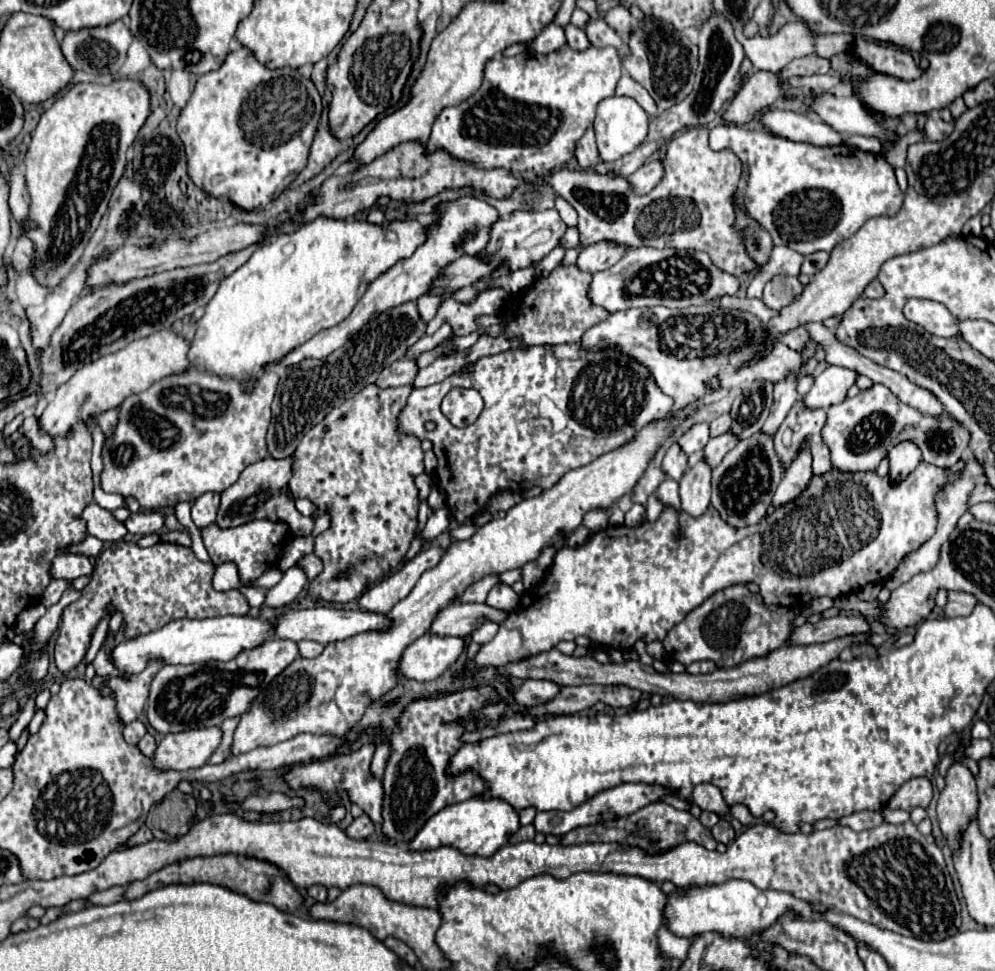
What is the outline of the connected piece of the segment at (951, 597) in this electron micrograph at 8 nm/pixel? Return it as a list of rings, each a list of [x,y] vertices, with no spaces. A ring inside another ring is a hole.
[[[948,593],[948,605],[944,611],[948,617],[966,617],[976,605],[978,601],[970,593]]]

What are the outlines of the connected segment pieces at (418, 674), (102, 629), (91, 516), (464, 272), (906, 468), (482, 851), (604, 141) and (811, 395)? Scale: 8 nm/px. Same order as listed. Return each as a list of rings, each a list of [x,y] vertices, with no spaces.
[[[422,635],[402,653],[396,673],[414,681],[432,681],[440,677],[462,653],[464,639]]]
[[[108,606],[108,615],[102,619],[100,625],[96,628],[96,631],[92,638],[92,643],[90,645],[90,649],[87,651],[87,655],[85,657],[86,665],[92,663],[98,653],[100,647],[102,646],[109,626],[109,621],[111,616],[114,614],[114,609],[112,606]]]
[[[94,501],[82,511],[80,519],[86,523],[86,533],[100,541],[120,541],[128,533],[124,525],[116,521],[110,511],[102,509]]]
[[[460,257],[454,263],[450,263],[440,277],[432,281],[430,295],[442,295],[446,291],[456,291],[460,287],[468,287],[476,283],[478,279],[486,277],[492,271],[492,265],[480,261],[480,257]]]
[[[904,441],[888,451],[888,461],[890,461],[890,481],[896,485],[918,467],[920,449],[916,449],[916,445],[912,445],[910,441]]]
[[[468,799],[456,805],[448,805],[436,815],[432,815],[424,827],[416,833],[416,837],[410,841],[412,851],[426,851],[426,849],[438,849],[442,845],[456,847],[464,855],[482,855],[490,857],[500,847],[508,843],[508,837],[516,833],[520,827],[516,811],[506,801],[476,801]]]
[[[610,97],[598,105],[596,119],[596,145],[600,151],[602,161],[616,161],[628,153],[632,153],[648,135],[648,115],[646,111],[630,97]]]
[[[830,365],[822,375],[814,379],[812,389],[802,397],[806,409],[828,409],[846,397],[846,391],[854,385],[856,373],[844,367]]]

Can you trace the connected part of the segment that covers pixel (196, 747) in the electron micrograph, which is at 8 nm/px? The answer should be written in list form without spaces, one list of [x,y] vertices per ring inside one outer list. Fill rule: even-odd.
[[[190,729],[184,733],[168,733],[160,745],[154,751],[152,757],[152,765],[158,771],[186,771],[186,769],[196,769],[200,765],[204,765],[210,755],[214,753],[214,749],[220,745],[220,729]]]

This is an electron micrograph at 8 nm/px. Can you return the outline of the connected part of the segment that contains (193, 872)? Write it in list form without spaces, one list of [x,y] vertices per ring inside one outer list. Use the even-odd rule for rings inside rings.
[[[218,855],[218,857],[194,857],[194,859],[186,859],[174,865],[168,865],[156,873],[152,873],[150,877],[142,879],[142,881],[134,881],[126,887],[124,891],[124,899],[132,901],[138,899],[142,895],[146,895],[148,891],[154,891],[158,887],[166,887],[172,883],[212,883],[212,885],[220,885],[226,887],[234,893],[246,895],[248,899],[256,901],[256,903],[270,903],[274,907],[278,907],[284,913],[296,913],[296,909],[302,905],[302,897],[298,895],[294,883],[288,879],[288,875],[274,867],[272,863],[266,861],[258,861],[258,859],[248,859],[248,857],[240,857],[240,855]]]

